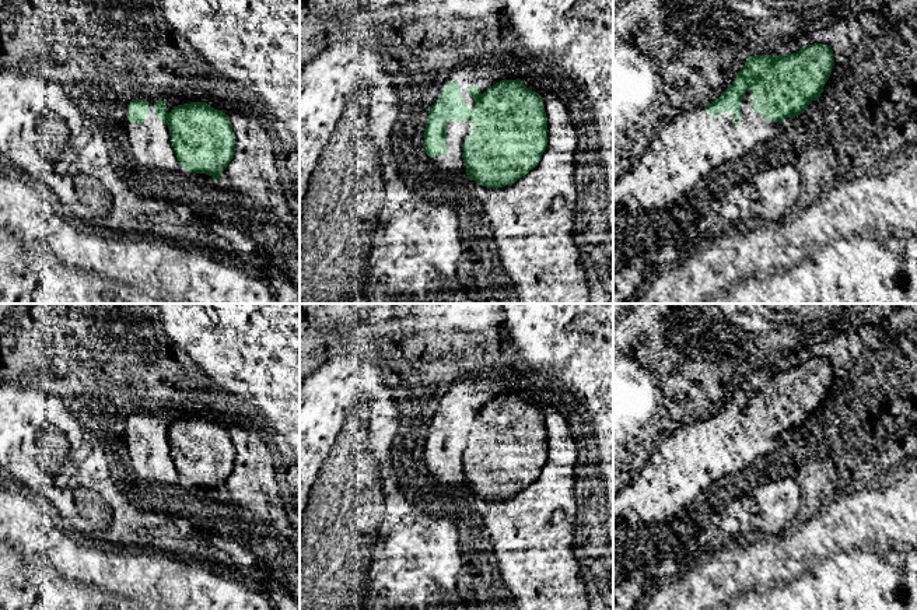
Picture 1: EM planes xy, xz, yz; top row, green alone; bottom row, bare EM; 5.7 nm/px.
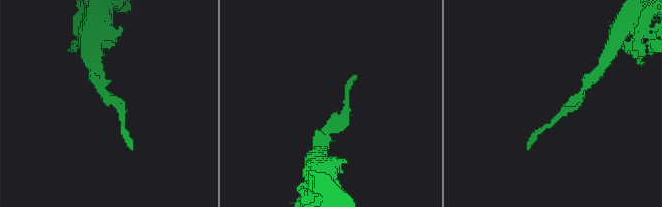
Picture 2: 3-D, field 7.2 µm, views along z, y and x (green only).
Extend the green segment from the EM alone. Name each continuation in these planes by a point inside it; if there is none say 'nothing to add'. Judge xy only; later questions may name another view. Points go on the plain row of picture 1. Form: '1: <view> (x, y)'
1: xy (252, 472)

